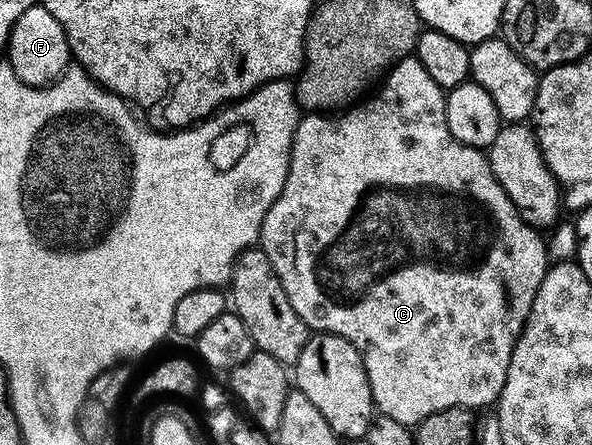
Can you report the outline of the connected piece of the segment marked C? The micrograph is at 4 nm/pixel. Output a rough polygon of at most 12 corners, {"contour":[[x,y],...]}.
{"contour":[[416,56],[298,120],[266,253],[415,427],[551,264]]}

